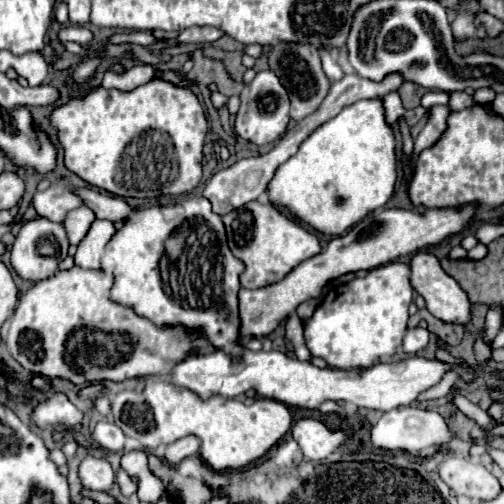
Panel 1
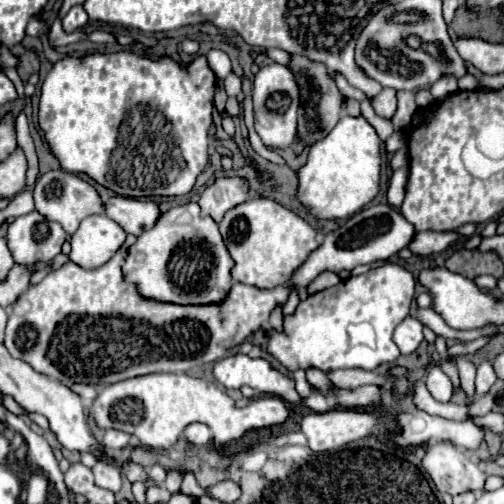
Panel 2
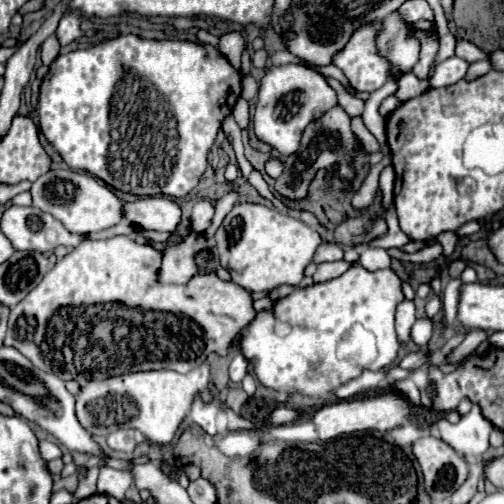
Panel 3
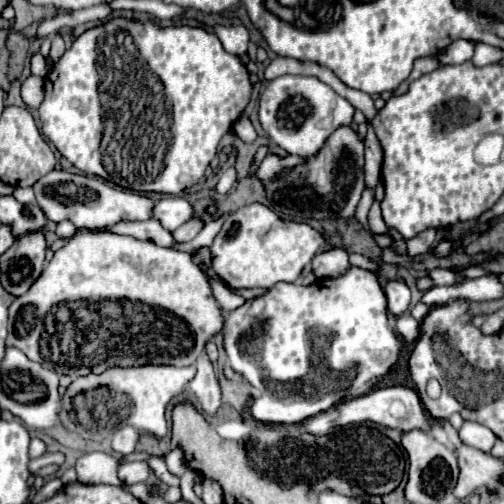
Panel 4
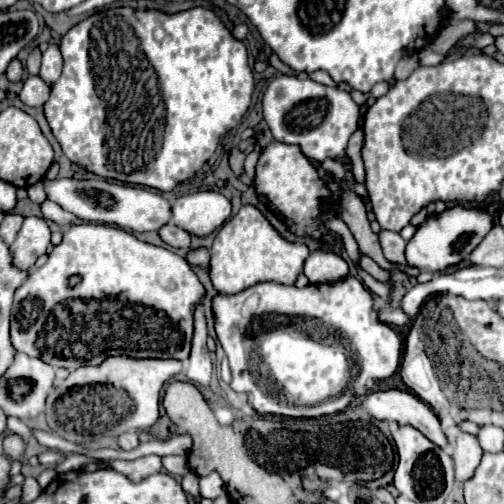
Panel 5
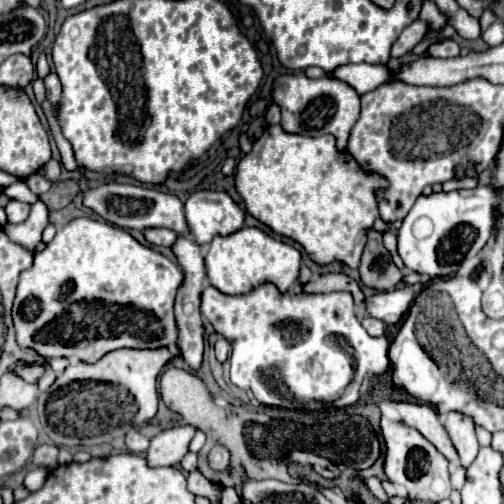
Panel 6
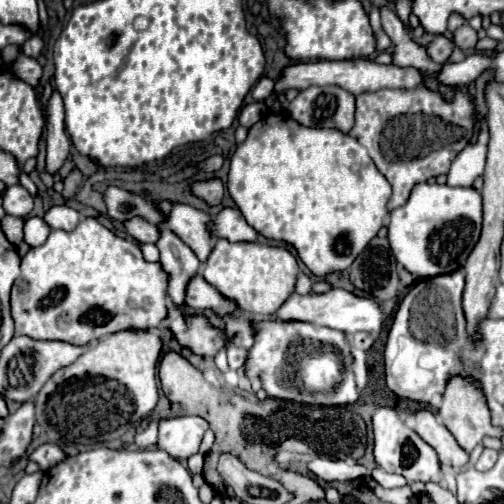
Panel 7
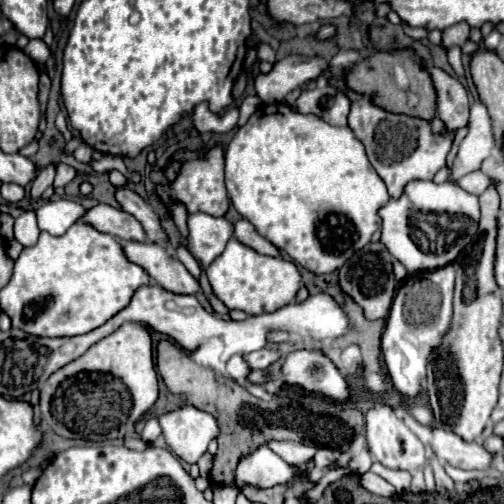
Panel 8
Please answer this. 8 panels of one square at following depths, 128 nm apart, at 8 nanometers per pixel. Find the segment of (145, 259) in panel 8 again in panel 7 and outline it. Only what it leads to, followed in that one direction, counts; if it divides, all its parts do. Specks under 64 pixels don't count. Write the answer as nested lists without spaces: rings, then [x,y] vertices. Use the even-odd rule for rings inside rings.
[[[196,274],[190,280],[188,292],[186,292],[186,304],[192,310],[214,310],[220,318],[226,318],[226,316],[238,312],[238,304],[224,298],[214,286],[210,286],[202,278],[202,274]]]

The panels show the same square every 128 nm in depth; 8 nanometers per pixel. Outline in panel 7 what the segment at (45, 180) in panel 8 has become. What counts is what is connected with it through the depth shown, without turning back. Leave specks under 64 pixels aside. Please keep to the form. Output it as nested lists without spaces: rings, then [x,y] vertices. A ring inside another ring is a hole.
[[[52,92],[46,104],[48,112],[48,150],[46,150],[46,170],[50,174],[56,174],[56,170],[66,162],[70,154],[70,138],[64,128],[64,104],[60,92]]]

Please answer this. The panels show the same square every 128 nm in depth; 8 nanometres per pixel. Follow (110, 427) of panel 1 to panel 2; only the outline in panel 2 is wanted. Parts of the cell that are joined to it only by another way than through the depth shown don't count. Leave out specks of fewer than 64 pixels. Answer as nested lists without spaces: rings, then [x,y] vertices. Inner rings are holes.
[[[106,430],[104,432],[104,440],[102,444],[108,448],[108,450],[120,450],[120,448],[126,448],[130,444],[130,434],[122,432],[122,430]]]

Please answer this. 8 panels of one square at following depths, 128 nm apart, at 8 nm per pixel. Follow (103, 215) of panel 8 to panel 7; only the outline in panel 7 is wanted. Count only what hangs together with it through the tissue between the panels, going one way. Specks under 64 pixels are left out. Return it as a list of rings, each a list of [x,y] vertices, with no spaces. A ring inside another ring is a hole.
[[[132,218],[132,220],[128,220],[128,222],[124,222],[124,226],[126,226],[126,230],[128,230],[128,234],[130,236],[134,236],[138,242],[152,242],[152,244],[156,244],[156,240],[160,238],[160,228],[158,226],[154,226],[154,224],[150,224],[150,222],[146,222],[144,218]]]

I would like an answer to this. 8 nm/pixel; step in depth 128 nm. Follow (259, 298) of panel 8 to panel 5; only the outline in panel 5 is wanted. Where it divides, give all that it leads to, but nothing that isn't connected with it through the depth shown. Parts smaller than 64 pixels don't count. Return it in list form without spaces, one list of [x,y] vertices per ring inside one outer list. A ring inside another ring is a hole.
[[[242,206],[236,216],[224,222],[210,248],[210,278],[218,292],[236,294],[258,282],[294,284],[304,268],[310,250],[304,242],[288,242],[282,238],[268,218],[256,206]]]

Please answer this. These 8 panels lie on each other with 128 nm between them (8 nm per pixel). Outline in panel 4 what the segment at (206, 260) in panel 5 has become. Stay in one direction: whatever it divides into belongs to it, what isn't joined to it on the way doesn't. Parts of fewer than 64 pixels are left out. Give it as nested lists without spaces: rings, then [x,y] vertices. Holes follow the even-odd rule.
[[[154,218],[150,220],[136,220],[136,222],[120,222],[112,228],[104,228],[104,230],[90,230],[90,232],[114,232],[114,234],[124,234],[124,236],[132,236],[138,240],[150,240],[158,246],[166,246],[170,248],[172,244],[172,234],[168,230],[162,228],[162,224]],[[210,280],[212,282],[212,290],[214,290],[214,296],[216,296],[216,300],[218,300],[218,304],[226,310],[226,312],[232,312],[232,310],[236,310],[236,308],[240,308],[240,304],[244,304],[244,296],[234,296],[226,286],[222,286],[220,282],[216,282],[216,280]]]

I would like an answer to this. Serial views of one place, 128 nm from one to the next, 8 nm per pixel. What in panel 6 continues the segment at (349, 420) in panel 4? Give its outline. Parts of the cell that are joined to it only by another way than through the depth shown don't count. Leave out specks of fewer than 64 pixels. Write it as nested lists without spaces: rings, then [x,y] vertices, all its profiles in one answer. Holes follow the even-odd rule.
[[[383,401],[379,403],[378,407],[381,414],[380,423],[382,421],[382,418],[386,418],[386,420],[390,420],[390,422],[402,422],[402,424],[406,424],[406,426],[410,426],[410,428],[416,428],[416,430],[418,430],[418,432],[420,432],[420,434],[422,434],[422,436],[424,436],[426,440],[430,440],[430,442],[432,442],[432,444],[434,444],[434,446],[436,446],[436,448],[438,448],[438,450],[440,450],[440,452],[442,452],[442,454],[444,454],[444,456],[446,456],[448,460],[458,460],[458,454],[456,454],[456,450],[454,450],[454,446],[452,446],[452,442],[450,442],[450,438],[448,438],[448,434],[446,434],[444,426],[442,426],[442,424],[440,424],[440,420],[438,420],[438,414],[436,414],[436,410],[434,410],[432,406],[428,406],[428,404],[414,404],[414,402]]]

